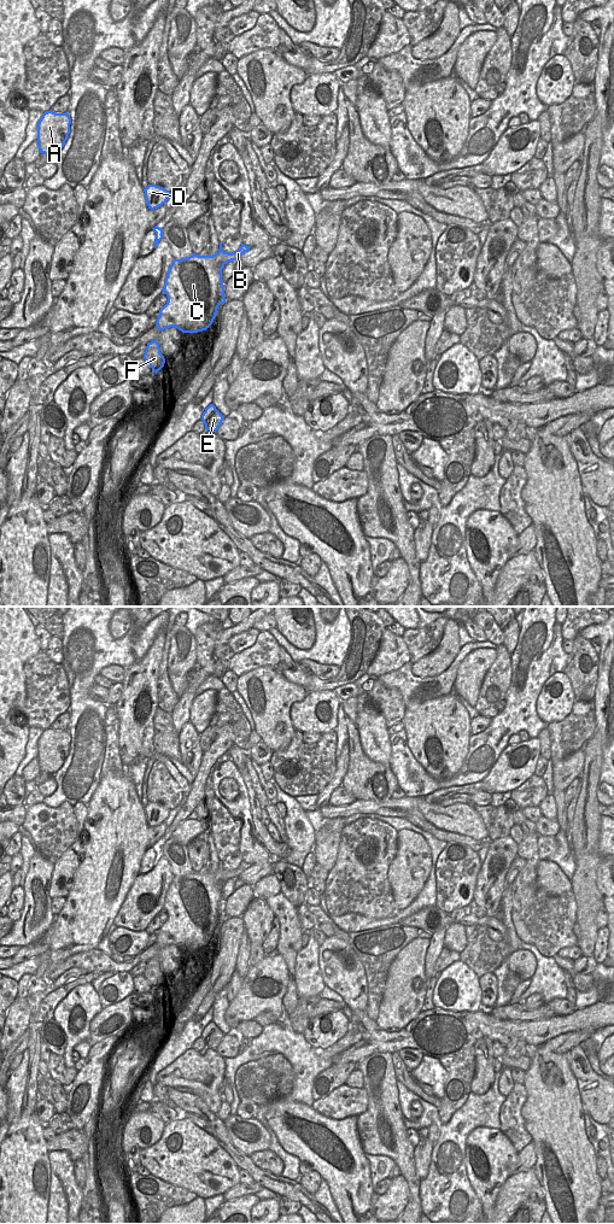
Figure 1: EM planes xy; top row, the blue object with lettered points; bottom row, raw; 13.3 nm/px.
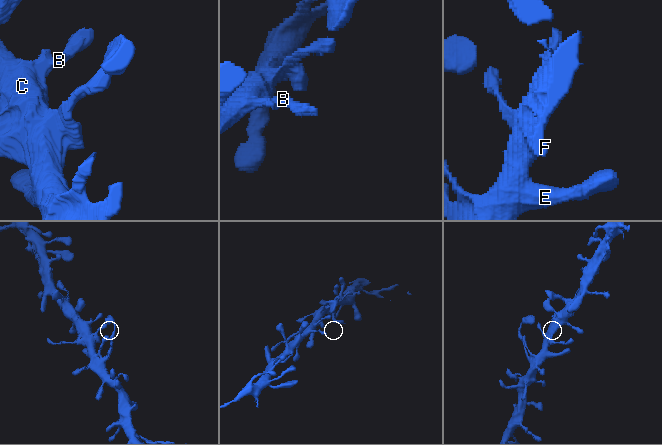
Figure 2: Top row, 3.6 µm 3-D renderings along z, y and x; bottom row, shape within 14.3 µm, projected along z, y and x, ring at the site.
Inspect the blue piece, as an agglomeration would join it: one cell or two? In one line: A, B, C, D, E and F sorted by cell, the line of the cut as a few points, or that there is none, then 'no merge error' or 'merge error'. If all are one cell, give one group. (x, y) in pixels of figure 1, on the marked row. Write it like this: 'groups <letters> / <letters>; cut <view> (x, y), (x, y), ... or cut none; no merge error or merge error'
groups A B C D E F; cut none; no merge error

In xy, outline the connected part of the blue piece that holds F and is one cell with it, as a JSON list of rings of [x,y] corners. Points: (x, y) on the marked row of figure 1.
[[[157,340],[147,344],[144,359],[150,364],[153,373],[158,373],[165,363],[164,356],[160,353],[160,347]]]

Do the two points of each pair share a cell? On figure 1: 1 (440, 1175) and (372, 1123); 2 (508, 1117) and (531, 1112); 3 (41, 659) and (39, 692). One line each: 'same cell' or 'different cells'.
1: different cells
2: different cells
3: same cell

